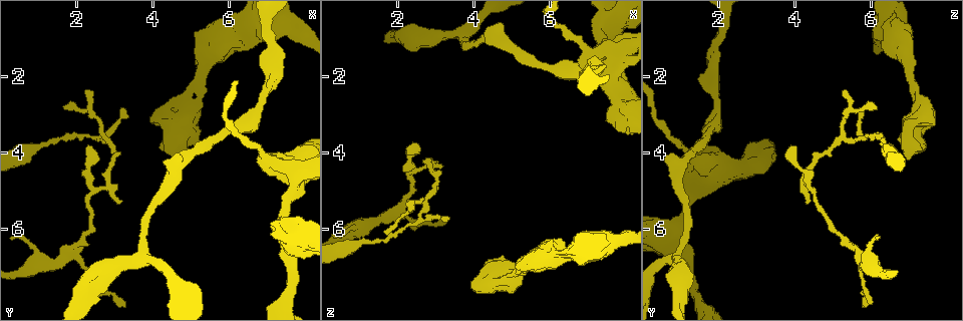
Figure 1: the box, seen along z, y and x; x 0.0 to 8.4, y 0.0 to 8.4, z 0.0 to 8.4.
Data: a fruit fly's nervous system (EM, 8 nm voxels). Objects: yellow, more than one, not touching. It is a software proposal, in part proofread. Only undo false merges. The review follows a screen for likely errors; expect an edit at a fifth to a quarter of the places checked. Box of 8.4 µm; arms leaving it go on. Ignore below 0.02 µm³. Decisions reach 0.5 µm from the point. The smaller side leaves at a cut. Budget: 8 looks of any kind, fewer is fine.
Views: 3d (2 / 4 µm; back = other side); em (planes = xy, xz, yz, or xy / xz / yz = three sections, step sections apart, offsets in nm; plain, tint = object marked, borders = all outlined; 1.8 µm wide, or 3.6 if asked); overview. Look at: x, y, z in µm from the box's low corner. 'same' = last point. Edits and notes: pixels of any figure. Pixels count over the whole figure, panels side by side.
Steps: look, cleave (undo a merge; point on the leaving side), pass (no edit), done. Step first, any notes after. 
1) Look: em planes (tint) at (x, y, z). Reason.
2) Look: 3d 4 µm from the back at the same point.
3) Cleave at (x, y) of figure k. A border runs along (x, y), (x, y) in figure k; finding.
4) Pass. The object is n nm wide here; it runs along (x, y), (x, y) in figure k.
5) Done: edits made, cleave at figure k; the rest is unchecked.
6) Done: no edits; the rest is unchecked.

Look: em 3.6 µm xz step 8 (tint) at (7.45, 6.15, 0.75). Four arms meet.

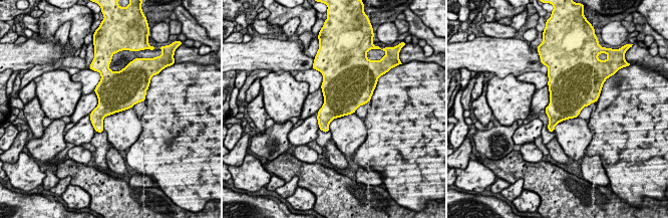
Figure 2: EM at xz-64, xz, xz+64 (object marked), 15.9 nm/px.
Look: em 3.6 µm planes (tint) at the same point.

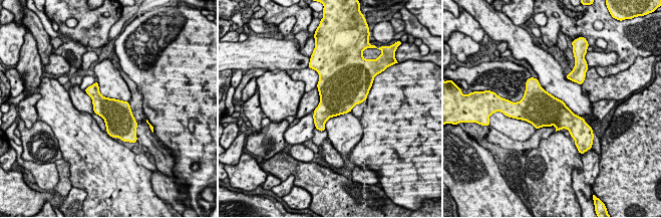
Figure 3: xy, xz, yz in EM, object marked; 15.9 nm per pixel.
Pass. All the same neuron.

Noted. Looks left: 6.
Look: em xy step 8 (tint) at (1.85, 6.80, 5.75). Sharp bend.

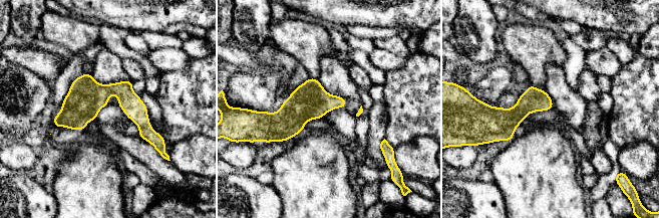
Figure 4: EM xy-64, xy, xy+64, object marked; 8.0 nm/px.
Pass. It runs along (55, 121), (116, 90), (155, 140) in figure 4; continuous, no second neuron.

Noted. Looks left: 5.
Look: 3d 2 µm from the back at (2.75, 3.55, 5.25). Three-way junction.

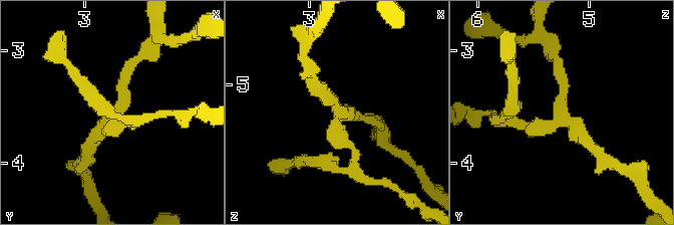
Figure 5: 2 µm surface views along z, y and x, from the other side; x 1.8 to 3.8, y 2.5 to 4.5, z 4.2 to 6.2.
Look: em yz step 16 (tint) at (2.76, 3.62, 5.20). Need the tissue.

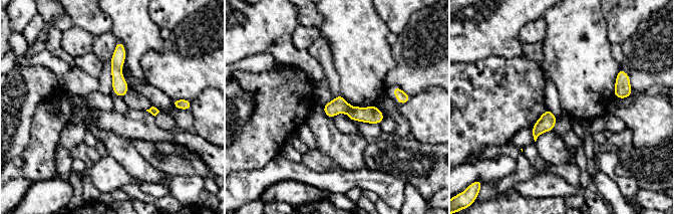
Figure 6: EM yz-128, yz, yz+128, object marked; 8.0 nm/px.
Look: em planes (borders) at the same point. Cut it another way.

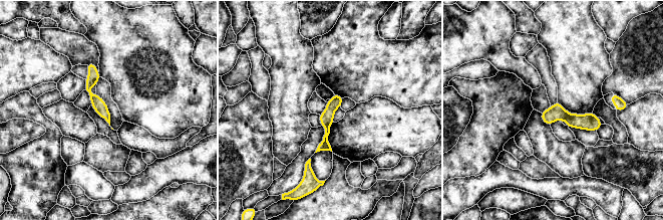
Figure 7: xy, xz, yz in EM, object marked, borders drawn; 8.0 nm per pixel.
Pass. The object is 110 nm wide here; one neuron here.

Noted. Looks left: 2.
Done: no edits; the rest is unchecked.

